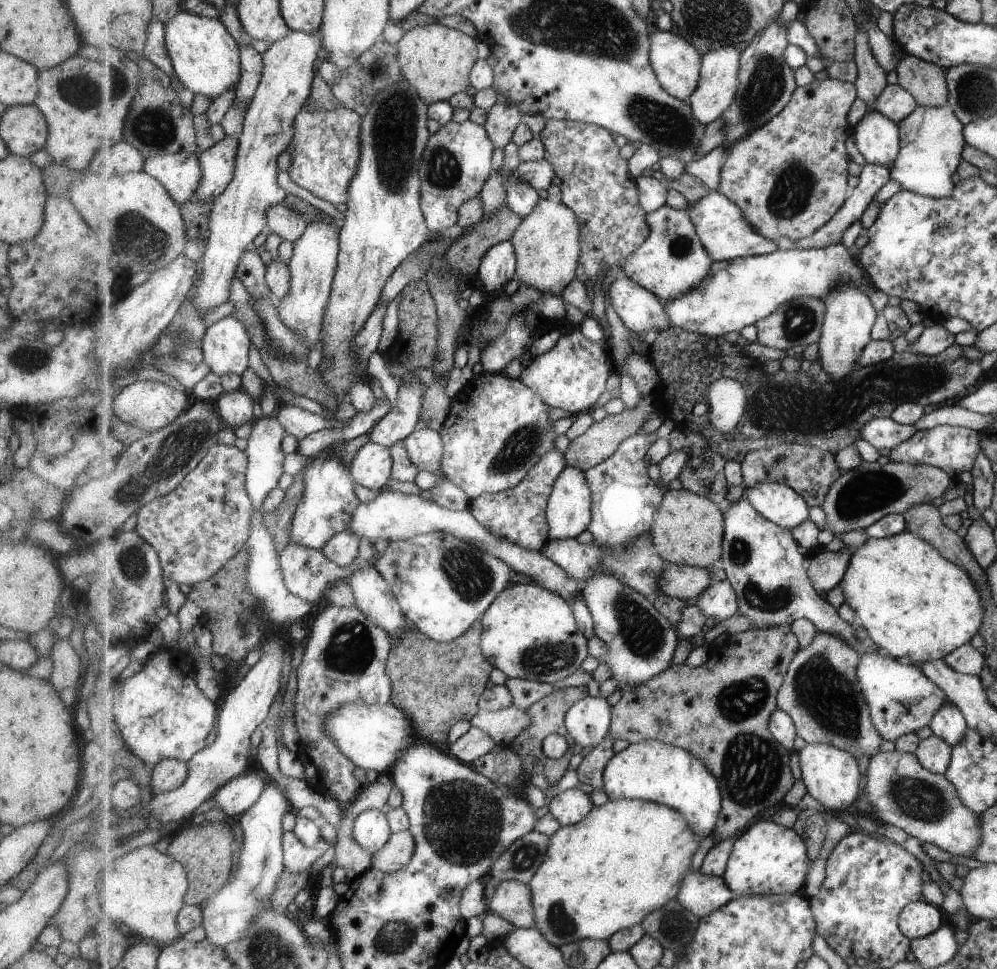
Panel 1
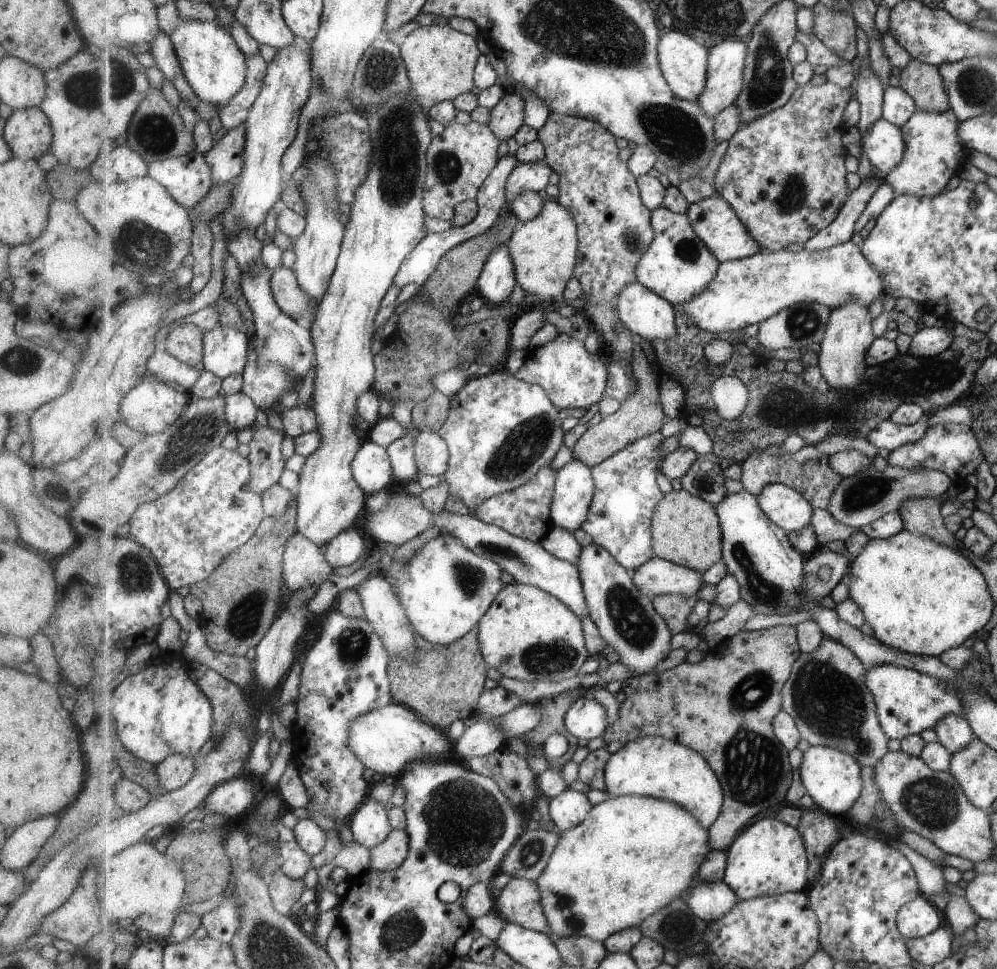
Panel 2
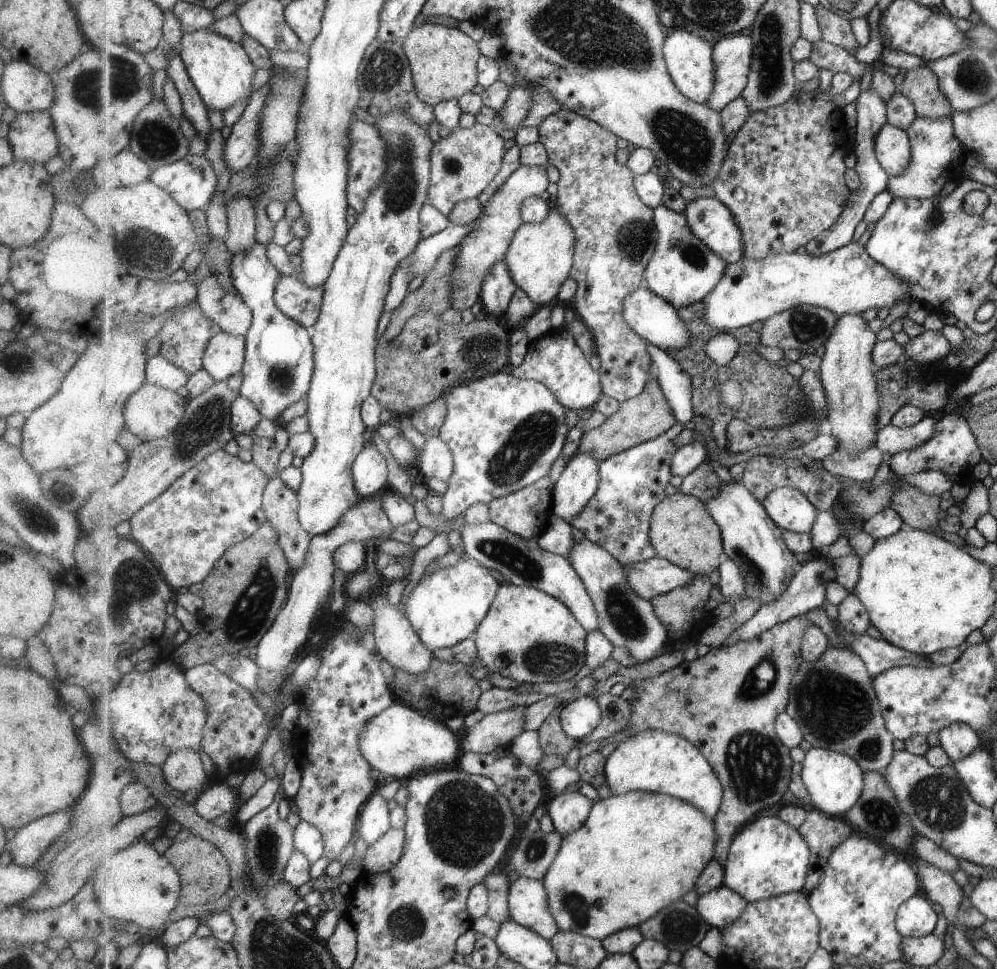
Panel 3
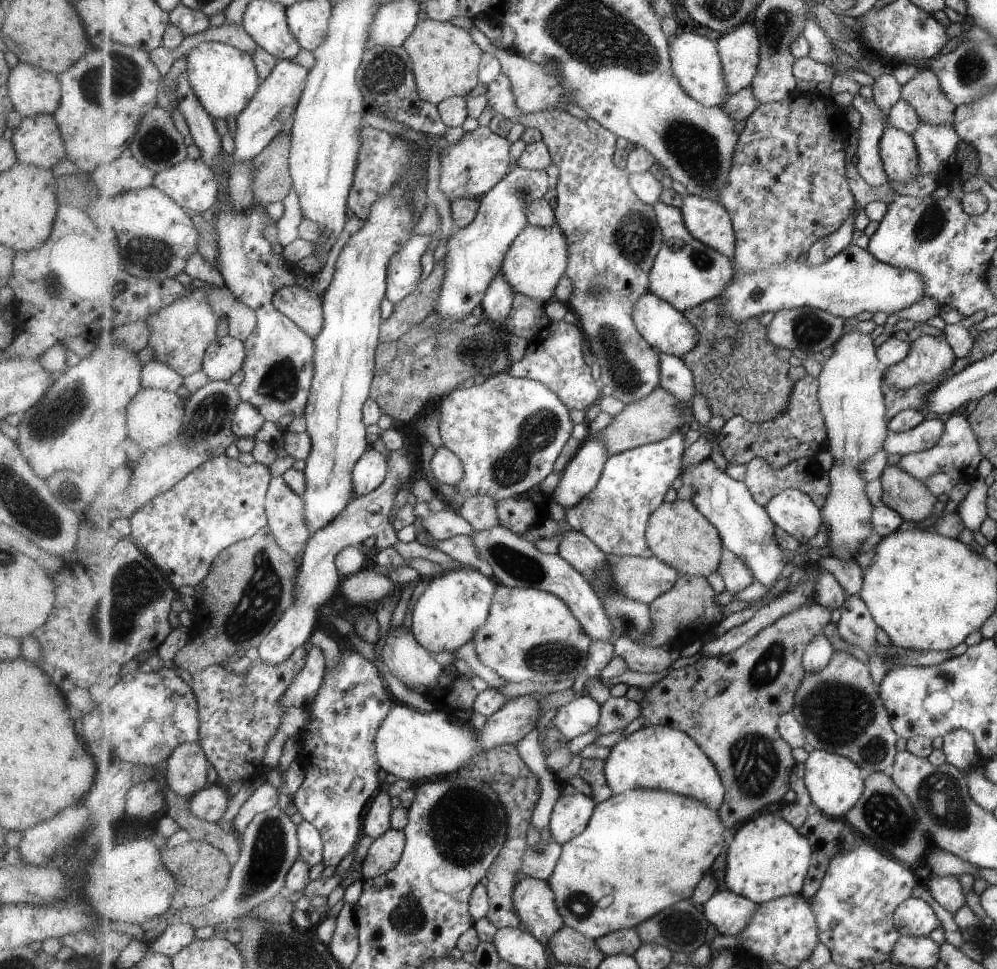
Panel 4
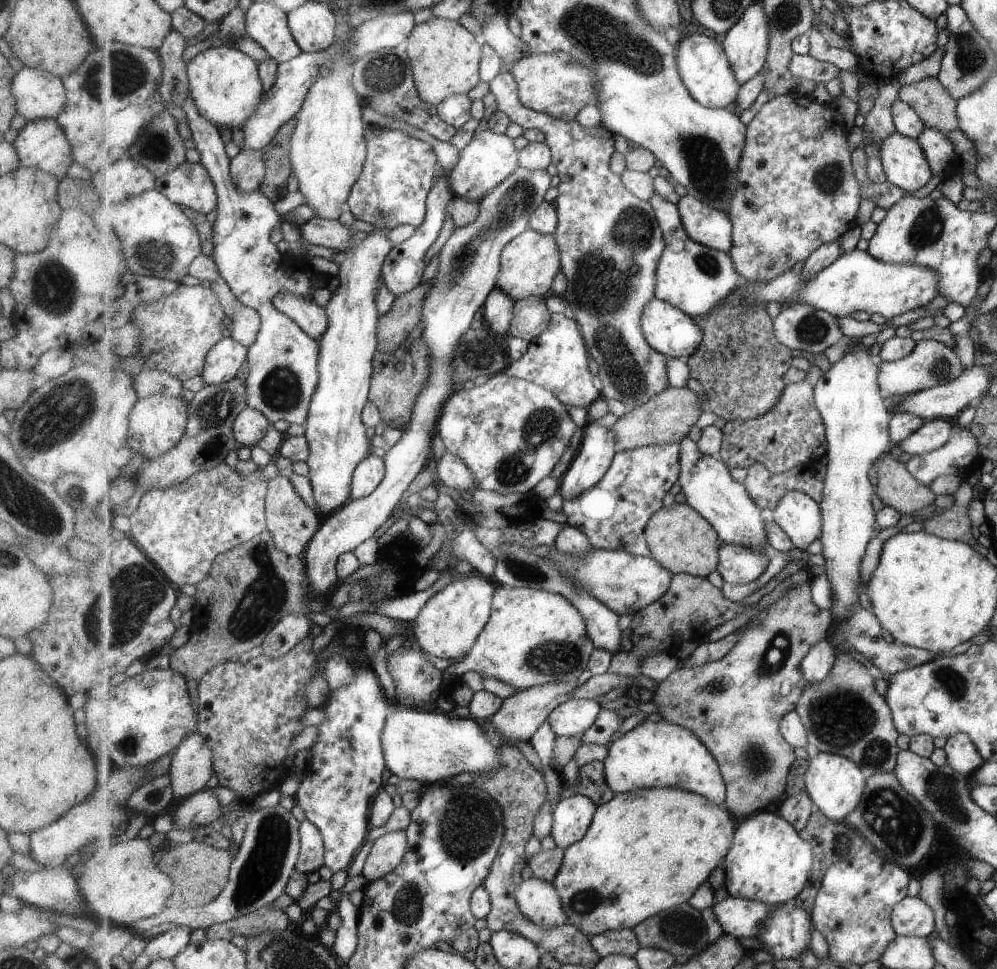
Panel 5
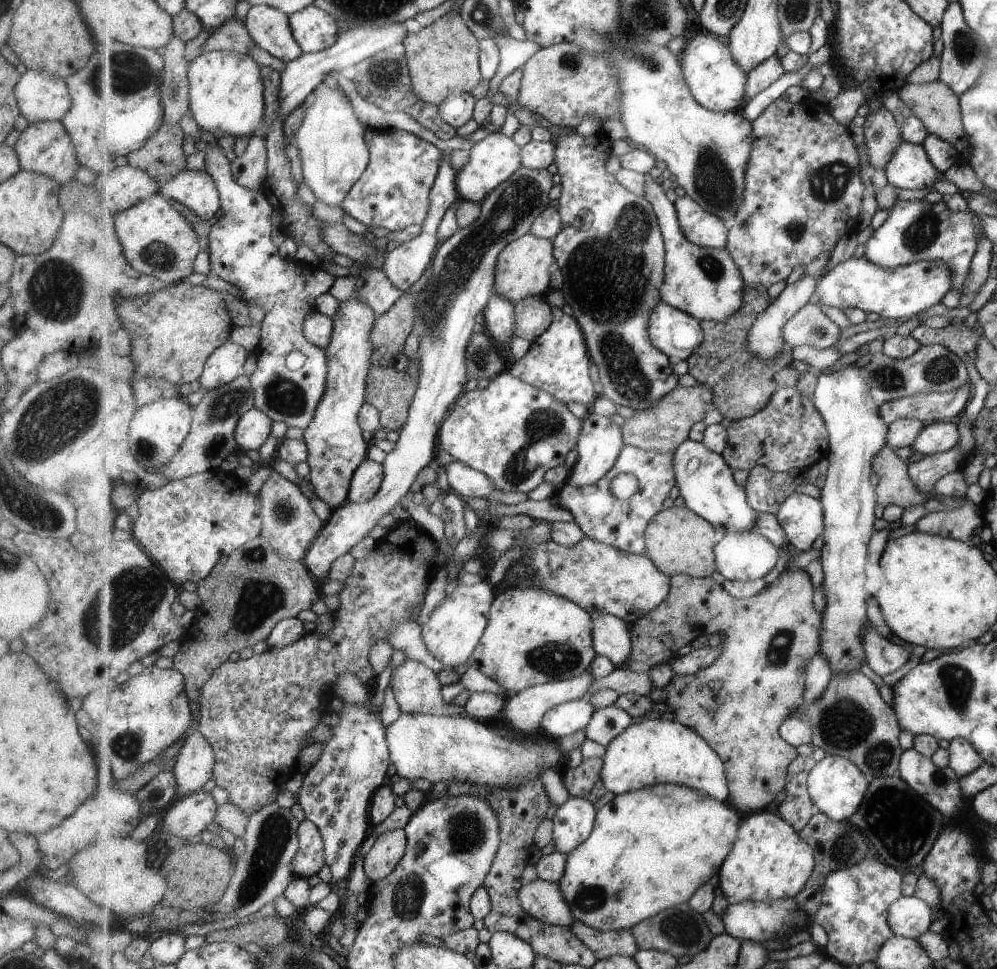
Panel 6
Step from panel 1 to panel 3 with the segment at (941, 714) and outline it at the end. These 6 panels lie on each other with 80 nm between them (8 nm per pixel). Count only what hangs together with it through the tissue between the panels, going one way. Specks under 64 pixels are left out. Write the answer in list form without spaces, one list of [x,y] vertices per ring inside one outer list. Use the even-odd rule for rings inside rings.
[[[952,723],[938,733],[940,747],[951,762],[960,761],[973,749],[981,746],[981,738],[972,727],[965,723]]]

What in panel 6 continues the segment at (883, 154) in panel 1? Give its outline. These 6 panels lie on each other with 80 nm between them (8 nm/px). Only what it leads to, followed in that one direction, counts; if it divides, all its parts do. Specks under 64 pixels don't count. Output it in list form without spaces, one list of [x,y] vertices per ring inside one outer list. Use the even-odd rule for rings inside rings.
[[[905,142],[897,148],[885,168],[890,185],[899,189],[933,190],[938,171],[932,166],[927,152],[919,144]]]

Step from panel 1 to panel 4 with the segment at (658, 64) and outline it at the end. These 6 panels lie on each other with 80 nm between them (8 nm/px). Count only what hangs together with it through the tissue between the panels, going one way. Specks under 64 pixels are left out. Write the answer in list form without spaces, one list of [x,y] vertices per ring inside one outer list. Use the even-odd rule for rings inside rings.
[[[682,32],[673,36],[670,44],[669,54],[671,54],[673,70],[685,92],[705,107],[722,107],[727,101],[728,86],[725,82],[718,41],[705,38],[701,34]]]

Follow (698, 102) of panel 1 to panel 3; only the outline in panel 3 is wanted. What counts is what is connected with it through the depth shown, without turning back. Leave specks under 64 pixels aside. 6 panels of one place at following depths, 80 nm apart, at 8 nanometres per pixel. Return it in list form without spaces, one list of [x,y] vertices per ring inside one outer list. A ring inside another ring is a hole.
[[[751,31],[735,33],[715,44],[716,90],[707,105],[721,112],[744,92],[752,73],[755,50]]]

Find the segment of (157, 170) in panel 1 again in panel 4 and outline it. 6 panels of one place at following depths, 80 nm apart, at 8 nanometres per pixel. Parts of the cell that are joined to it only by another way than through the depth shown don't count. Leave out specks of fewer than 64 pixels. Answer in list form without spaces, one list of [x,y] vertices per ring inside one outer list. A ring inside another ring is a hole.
[[[201,158],[188,160],[157,173],[154,187],[164,192],[187,212],[207,215],[219,196],[215,170]]]

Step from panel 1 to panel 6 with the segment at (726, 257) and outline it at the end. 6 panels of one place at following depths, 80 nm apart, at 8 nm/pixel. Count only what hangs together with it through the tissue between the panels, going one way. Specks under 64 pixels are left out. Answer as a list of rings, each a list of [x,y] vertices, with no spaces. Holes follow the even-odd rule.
[[[687,194],[676,201],[677,213],[685,236],[697,246],[728,248],[731,224],[719,214],[711,214]]]

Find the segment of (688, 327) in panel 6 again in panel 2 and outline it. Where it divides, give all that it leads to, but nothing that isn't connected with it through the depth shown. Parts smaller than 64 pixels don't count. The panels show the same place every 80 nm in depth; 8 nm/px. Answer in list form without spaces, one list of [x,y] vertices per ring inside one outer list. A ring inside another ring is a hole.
[[[637,282],[628,284],[621,291],[618,314],[634,336],[641,335],[643,339],[655,342],[657,339],[667,340],[678,335],[677,310],[674,306],[655,291],[649,290],[649,287]]]

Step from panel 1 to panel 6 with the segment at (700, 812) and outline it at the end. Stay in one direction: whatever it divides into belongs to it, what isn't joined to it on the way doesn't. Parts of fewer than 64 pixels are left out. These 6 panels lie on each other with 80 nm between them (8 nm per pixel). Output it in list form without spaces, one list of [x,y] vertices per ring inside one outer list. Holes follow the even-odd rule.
[[[642,720],[629,726],[606,748],[603,782],[616,796],[650,785],[677,784],[699,790],[717,802],[728,802],[730,790],[724,760],[695,730],[676,720]]]

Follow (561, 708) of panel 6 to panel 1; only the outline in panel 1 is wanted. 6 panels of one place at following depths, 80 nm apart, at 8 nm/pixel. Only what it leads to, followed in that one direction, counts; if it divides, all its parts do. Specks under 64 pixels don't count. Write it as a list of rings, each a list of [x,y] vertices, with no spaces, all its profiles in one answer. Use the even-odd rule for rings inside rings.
[[[587,695],[566,714],[566,726],[571,736],[583,747],[596,747],[608,736],[612,722],[612,706],[605,697]]]

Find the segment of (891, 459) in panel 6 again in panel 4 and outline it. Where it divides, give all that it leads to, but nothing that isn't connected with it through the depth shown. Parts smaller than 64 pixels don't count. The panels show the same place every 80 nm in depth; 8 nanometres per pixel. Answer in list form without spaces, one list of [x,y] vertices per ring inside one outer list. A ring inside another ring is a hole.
[[[888,466],[881,480],[884,490],[882,494],[882,504],[897,510],[905,521],[918,524],[933,512],[933,506],[937,502],[937,498],[925,488],[923,482],[909,476],[909,474],[905,474],[899,466]]]

